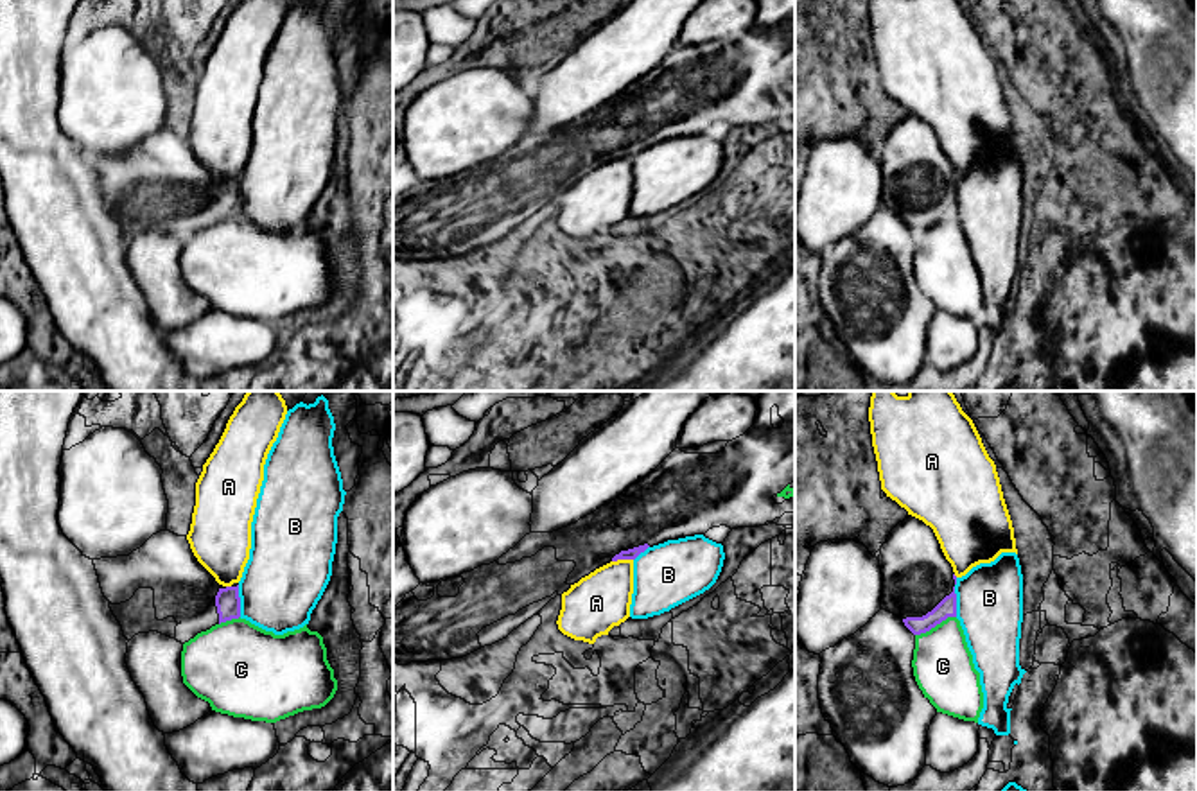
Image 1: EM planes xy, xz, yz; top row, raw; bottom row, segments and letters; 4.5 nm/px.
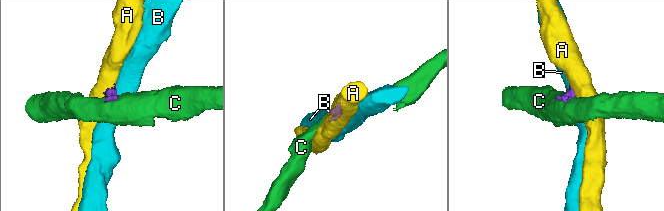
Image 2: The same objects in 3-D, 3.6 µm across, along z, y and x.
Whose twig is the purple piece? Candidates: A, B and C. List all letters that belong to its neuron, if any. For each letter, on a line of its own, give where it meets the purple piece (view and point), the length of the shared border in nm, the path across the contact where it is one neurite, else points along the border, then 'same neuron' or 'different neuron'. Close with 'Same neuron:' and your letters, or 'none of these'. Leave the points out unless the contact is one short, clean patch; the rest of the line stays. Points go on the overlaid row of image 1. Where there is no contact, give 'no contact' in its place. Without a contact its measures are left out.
A: xz (621, 558) | 100 nm | along xz (632, 558), (612, 562) | different neuron
B: yz (955, 598) | 180 nm | along yz (957, 578), (955, 616) | different neuron
C: yz (935, 625) | 200 nm | along yz (955, 616), (916, 635) | different neuron
Same neuron: none of these

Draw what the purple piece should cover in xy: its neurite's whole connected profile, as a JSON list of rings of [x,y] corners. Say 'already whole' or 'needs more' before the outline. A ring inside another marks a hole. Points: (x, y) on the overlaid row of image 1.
needs more; [[[170,531],[153,535],[129,556],[93,560],[109,608],[131,640],[138,633],[158,631],[185,644],[215,624],[240,617],[239,583],[223,587],[197,561],[187,536]]]

